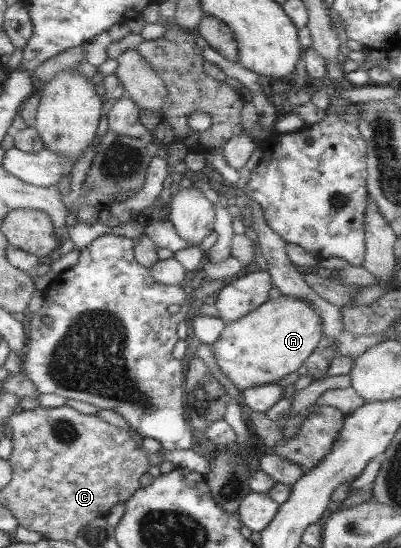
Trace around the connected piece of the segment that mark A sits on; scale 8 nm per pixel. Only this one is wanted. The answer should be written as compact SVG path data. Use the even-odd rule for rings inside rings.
M282 295L235 322L227 322L219 340L211 348L223 374L243 392L277 383L290 372L298 372L325 337L322 324L321 315L308 300Z

